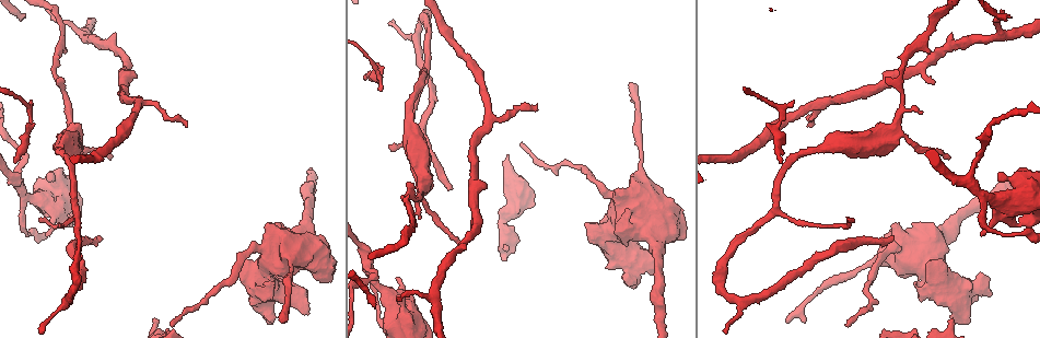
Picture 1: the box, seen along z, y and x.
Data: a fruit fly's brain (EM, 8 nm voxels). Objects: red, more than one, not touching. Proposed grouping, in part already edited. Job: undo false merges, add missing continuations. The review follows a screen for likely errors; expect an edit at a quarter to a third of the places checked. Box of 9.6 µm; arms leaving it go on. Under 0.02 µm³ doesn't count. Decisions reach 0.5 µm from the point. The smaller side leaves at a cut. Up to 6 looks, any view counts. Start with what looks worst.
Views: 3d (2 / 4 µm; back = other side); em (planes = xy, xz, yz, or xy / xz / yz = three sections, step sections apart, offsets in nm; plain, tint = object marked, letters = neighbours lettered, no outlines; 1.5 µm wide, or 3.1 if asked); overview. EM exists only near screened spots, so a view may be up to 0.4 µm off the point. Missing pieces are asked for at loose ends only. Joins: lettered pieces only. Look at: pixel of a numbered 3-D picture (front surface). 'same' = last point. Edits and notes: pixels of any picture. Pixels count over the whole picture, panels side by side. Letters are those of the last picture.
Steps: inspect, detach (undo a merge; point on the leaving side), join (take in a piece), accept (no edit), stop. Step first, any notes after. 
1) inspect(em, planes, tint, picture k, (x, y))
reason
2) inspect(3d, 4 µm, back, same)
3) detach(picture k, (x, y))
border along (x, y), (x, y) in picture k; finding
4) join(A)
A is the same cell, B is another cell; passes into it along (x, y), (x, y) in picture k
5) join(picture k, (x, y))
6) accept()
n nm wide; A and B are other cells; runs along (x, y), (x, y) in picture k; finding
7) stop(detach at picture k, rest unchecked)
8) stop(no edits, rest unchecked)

inspect(3d, 2 µm, picture 1, (785, 322))
an open end

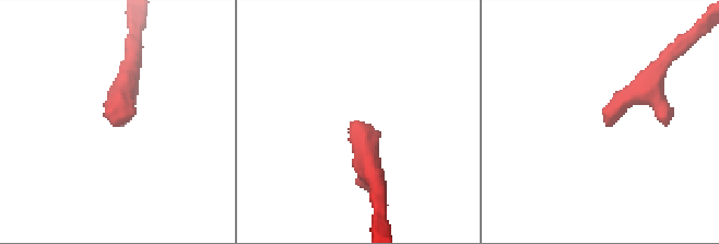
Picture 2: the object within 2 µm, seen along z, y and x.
inspect(em, planes, letters, picture 2, (114, 125))

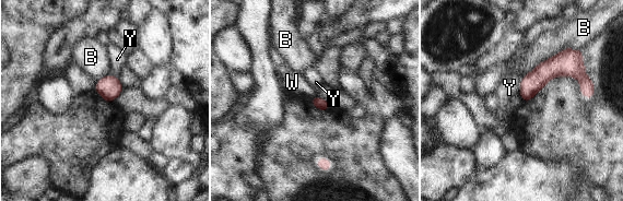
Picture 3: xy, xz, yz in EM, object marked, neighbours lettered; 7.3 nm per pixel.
accept()
B, W and Y are other cells; border along (316, 95), (310, 98) in picture 3; none of them fits

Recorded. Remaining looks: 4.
inspect(em, planes, tint, picture 1, (920, 298))
stops while still wide

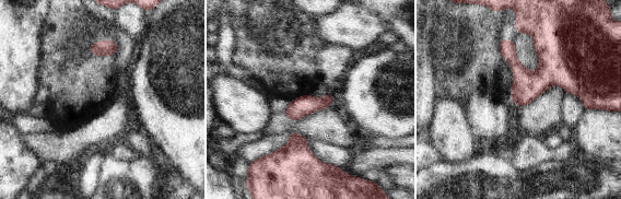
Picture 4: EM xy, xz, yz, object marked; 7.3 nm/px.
inspect(em, planes, letters, same)

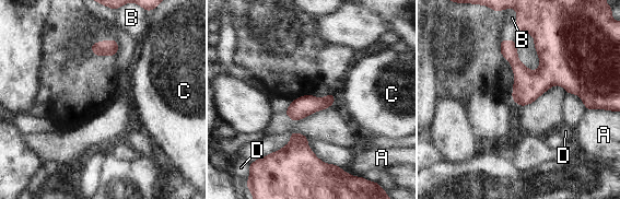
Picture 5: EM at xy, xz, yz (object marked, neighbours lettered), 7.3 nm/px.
accept()
A, B, C and D are other cells; runs along (503, 43), (528, 77), (566, 77), (586, 96) in picture 5; no lettered piece goes on from it

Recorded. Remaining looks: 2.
stop(no edits, rest unchecked)

